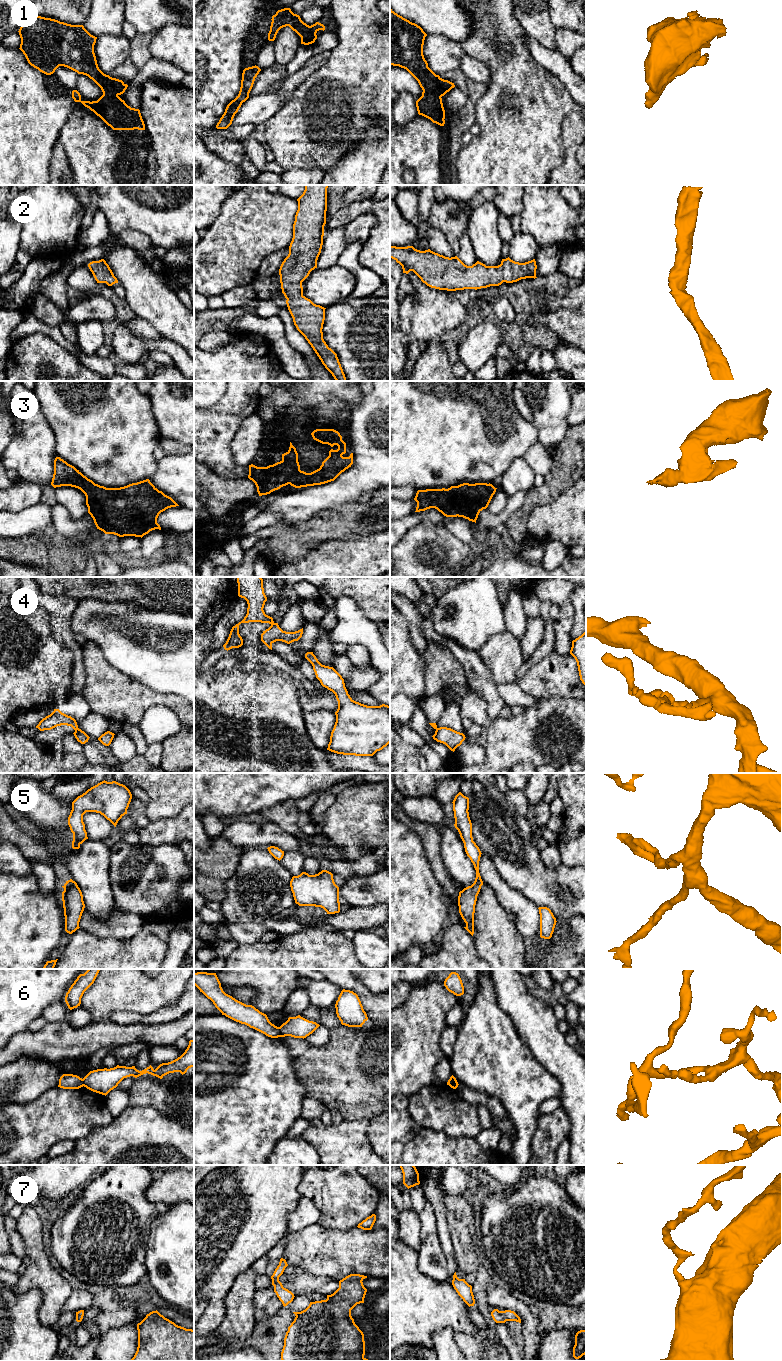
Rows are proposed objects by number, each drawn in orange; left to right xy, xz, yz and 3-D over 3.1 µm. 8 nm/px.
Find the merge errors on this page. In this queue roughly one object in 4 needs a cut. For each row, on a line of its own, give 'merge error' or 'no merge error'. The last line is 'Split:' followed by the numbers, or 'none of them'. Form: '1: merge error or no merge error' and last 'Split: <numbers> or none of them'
1: no merge error
2: no merge error
3: no merge error
4: merge error
5: no merge error
6: merge error
7: no merge error
Split: 4, 6

